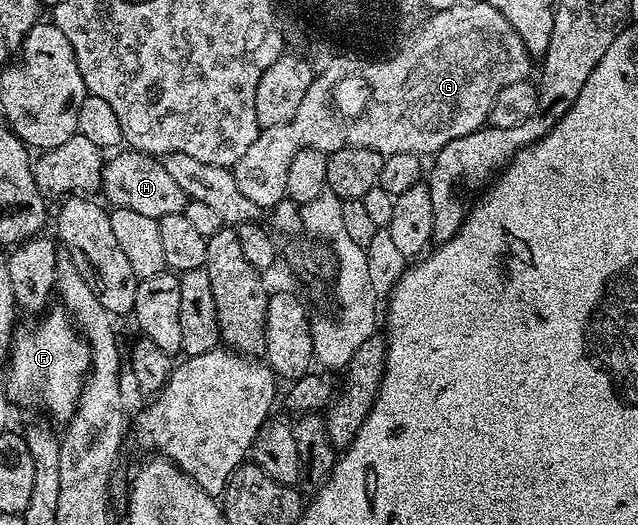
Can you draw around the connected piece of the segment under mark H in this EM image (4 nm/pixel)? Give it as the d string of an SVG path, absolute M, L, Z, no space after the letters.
M117 151L112 155L113 158L110 156L104 162L100 187L100 192L105 193L104 200L110 206L155 218L185 212L187 198L183 187L179 187L179 183L171 179L164 160L158 159L151 153L136 151Z

